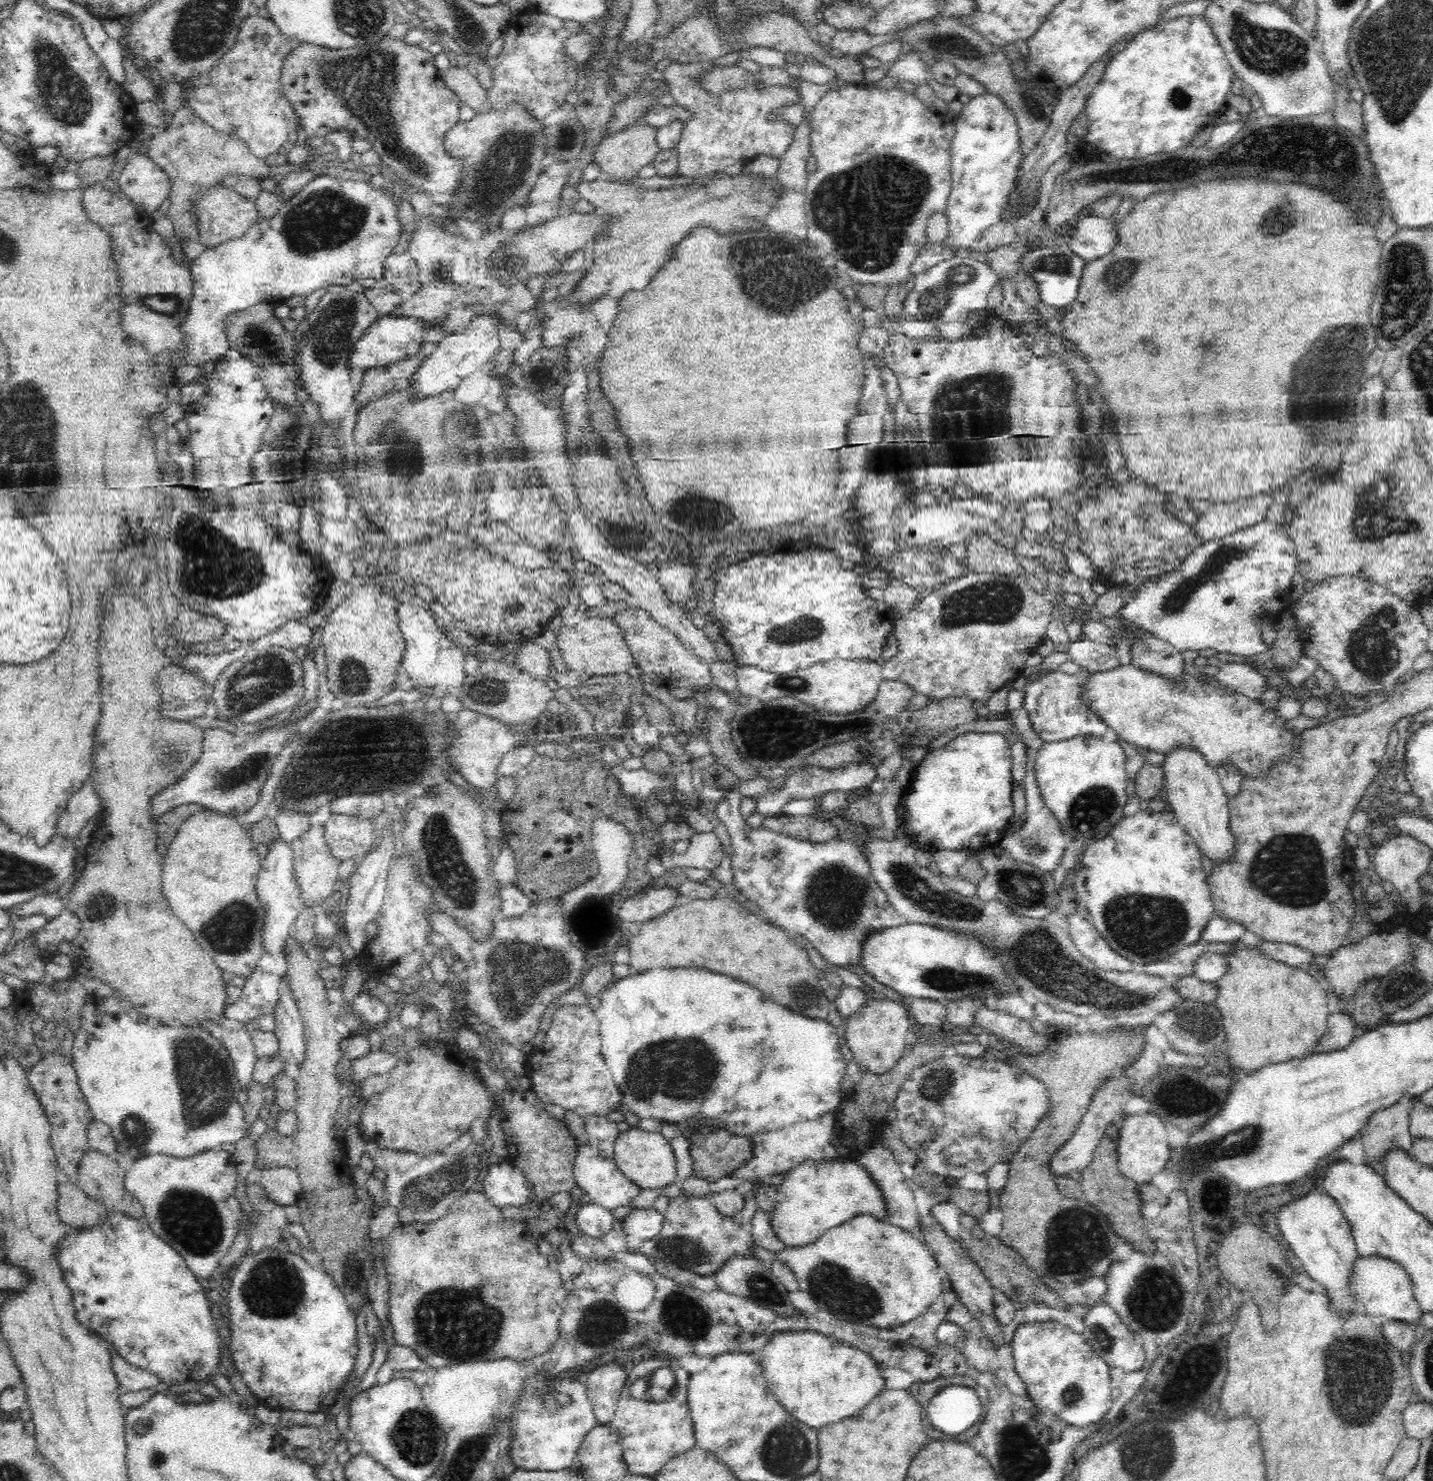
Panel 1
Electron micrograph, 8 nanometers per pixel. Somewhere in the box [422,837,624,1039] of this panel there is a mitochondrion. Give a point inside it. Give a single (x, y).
(520, 970)

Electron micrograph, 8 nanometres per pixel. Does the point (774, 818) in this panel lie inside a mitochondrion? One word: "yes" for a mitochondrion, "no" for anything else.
no

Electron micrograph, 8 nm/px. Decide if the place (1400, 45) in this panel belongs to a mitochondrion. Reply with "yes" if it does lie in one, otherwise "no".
yes

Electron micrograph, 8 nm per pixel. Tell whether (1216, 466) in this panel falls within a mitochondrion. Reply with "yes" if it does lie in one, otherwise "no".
no

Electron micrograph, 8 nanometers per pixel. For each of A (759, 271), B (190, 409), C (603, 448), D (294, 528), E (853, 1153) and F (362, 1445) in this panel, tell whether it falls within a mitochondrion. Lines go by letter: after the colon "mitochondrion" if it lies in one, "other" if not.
A: mitochondrion
B: other
C: other
D: other
E: other
F: other

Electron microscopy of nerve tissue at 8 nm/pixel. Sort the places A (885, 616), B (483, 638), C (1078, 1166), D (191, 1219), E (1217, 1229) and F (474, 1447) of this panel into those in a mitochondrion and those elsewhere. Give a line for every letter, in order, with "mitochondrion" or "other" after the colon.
A: other
B: other
C: other
D: mitochondrion
E: other
F: mitochondrion

